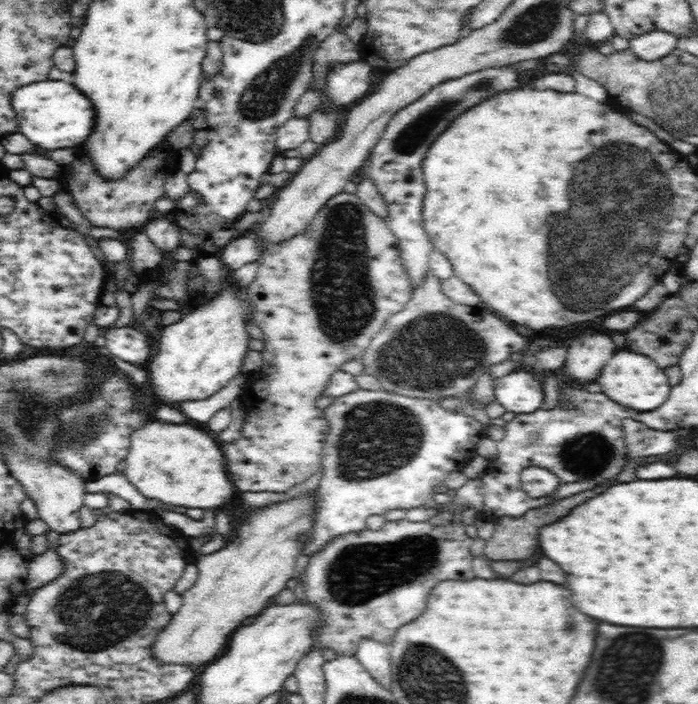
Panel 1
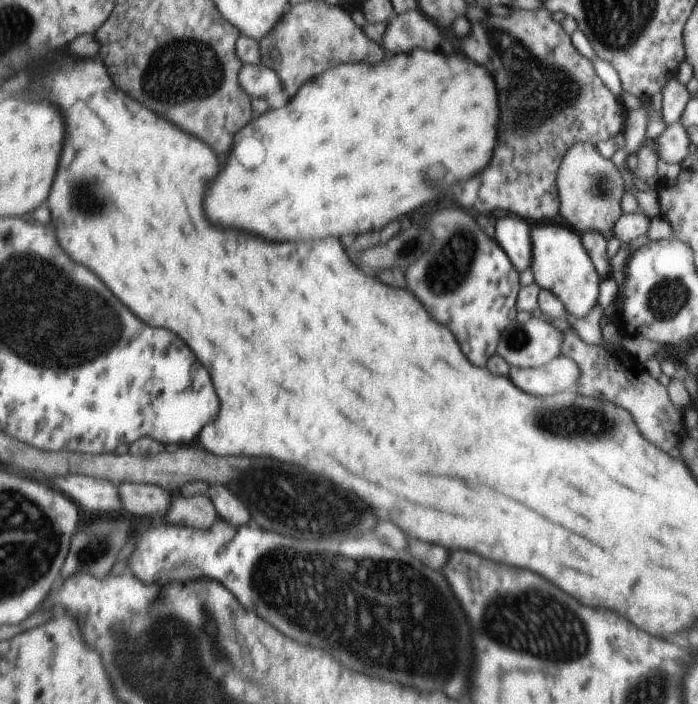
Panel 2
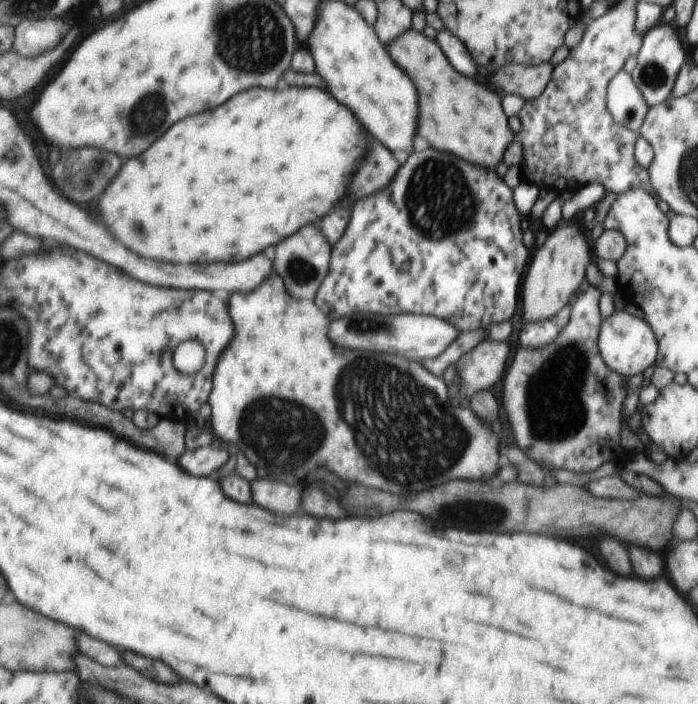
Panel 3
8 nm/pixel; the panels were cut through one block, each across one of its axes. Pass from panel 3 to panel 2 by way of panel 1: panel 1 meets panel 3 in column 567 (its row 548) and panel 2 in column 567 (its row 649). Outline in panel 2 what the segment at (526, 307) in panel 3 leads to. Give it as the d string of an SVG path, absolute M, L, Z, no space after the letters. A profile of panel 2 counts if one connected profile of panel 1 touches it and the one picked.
M590 142L576 143L568 149L557 171L556 188L560 200L559 215L568 226L582 233L592 230L610 234L622 214L620 200L624 194L624 180L618 168L596 152L596 146Z

